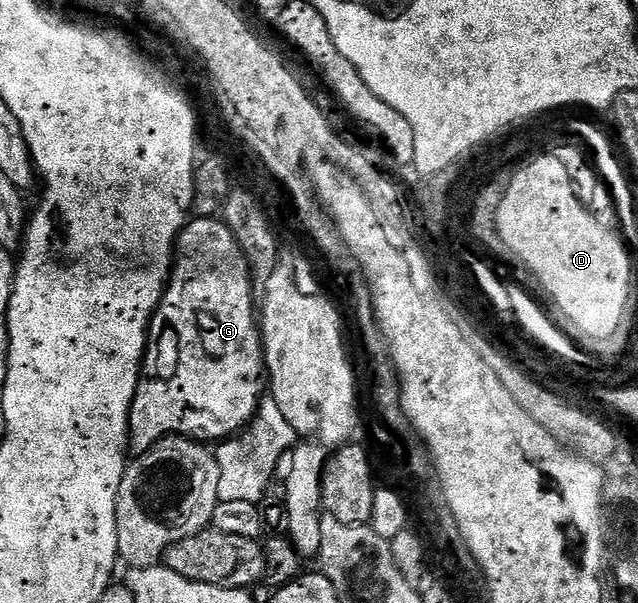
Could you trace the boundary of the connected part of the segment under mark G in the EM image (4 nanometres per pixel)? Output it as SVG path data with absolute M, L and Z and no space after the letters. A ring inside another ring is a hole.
M218 218L191 219L178 236L170 282L150 320L146 354L140 369L142 377L130 407L128 448L131 453L148 451L164 436L221 442L241 433L253 420L258 403L264 398L264 381L268 376L253 286L250 264L230 227Z

